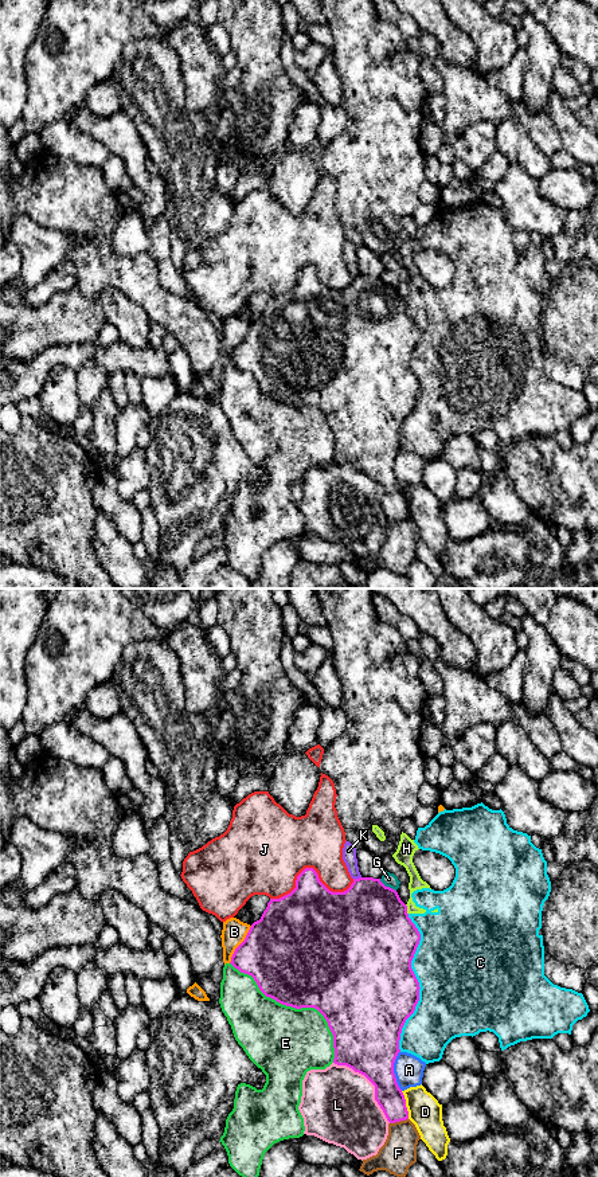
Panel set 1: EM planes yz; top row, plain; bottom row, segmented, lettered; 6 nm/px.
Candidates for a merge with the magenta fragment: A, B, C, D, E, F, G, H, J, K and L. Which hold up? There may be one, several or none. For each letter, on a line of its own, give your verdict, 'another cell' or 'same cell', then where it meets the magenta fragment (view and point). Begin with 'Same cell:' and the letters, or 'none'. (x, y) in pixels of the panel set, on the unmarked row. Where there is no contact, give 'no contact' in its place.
Same cell: none
A: another cell | yz (393, 469)
B: another cell | yz (239, 343)
C: another cell | yz (418, 380)
D: another cell | yz (405, 503)
E: another cell | yz (297, 406)
F: another cell | yz (398, 519)
G: another cell | yz (387, 285)
H: another cell | yz (406, 308)
J: another cell | yz (311, 266)
K: another cell | yz (356, 277)
L: another cell | yz (372, 481)

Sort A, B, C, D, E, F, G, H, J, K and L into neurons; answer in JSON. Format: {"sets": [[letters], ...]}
{"sets": [["A"], ["B"], ["C", "H"], ["D"], ["E"], ["F"], ["G"], ["J"], ["K"], ["L"]]}

